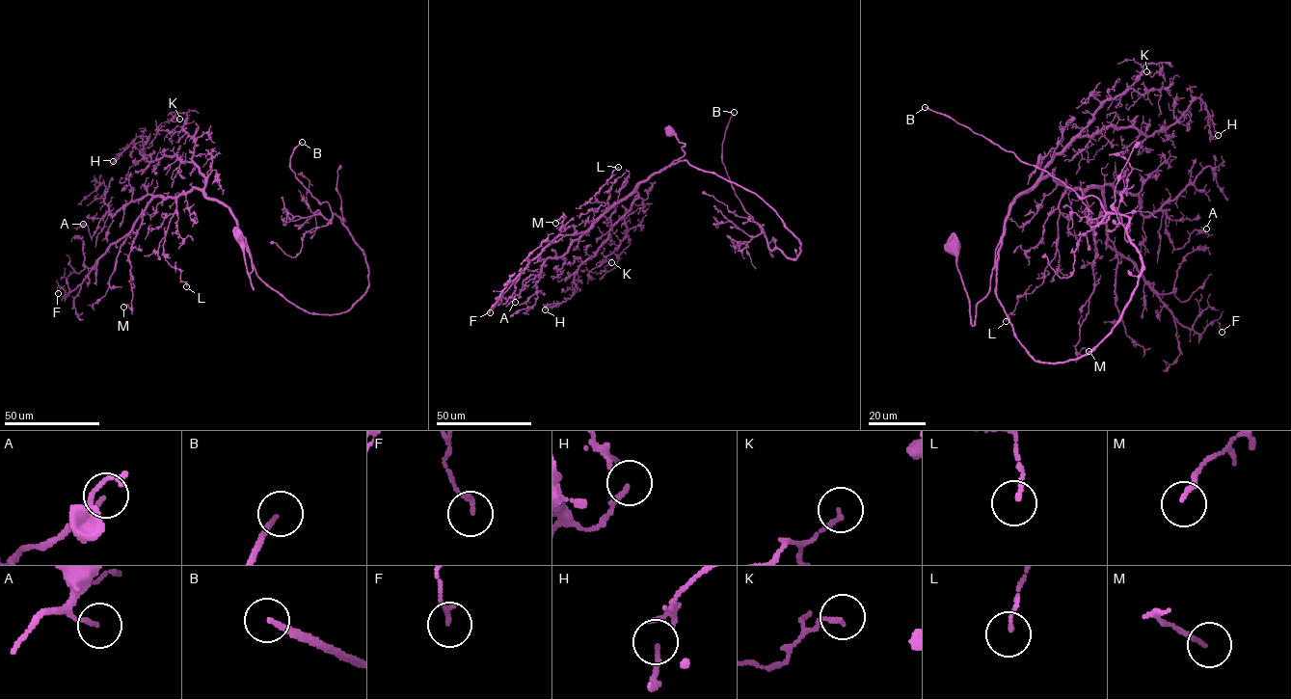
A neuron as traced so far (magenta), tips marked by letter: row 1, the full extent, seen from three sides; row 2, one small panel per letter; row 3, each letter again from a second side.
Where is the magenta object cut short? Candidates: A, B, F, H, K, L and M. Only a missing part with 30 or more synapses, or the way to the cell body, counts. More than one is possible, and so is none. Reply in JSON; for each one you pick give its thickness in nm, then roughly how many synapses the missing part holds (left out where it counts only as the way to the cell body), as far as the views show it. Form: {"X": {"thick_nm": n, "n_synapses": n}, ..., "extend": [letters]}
{"B": {"thick_nm": 170, "n_synapses": 45}, "extend": ["B"]}

